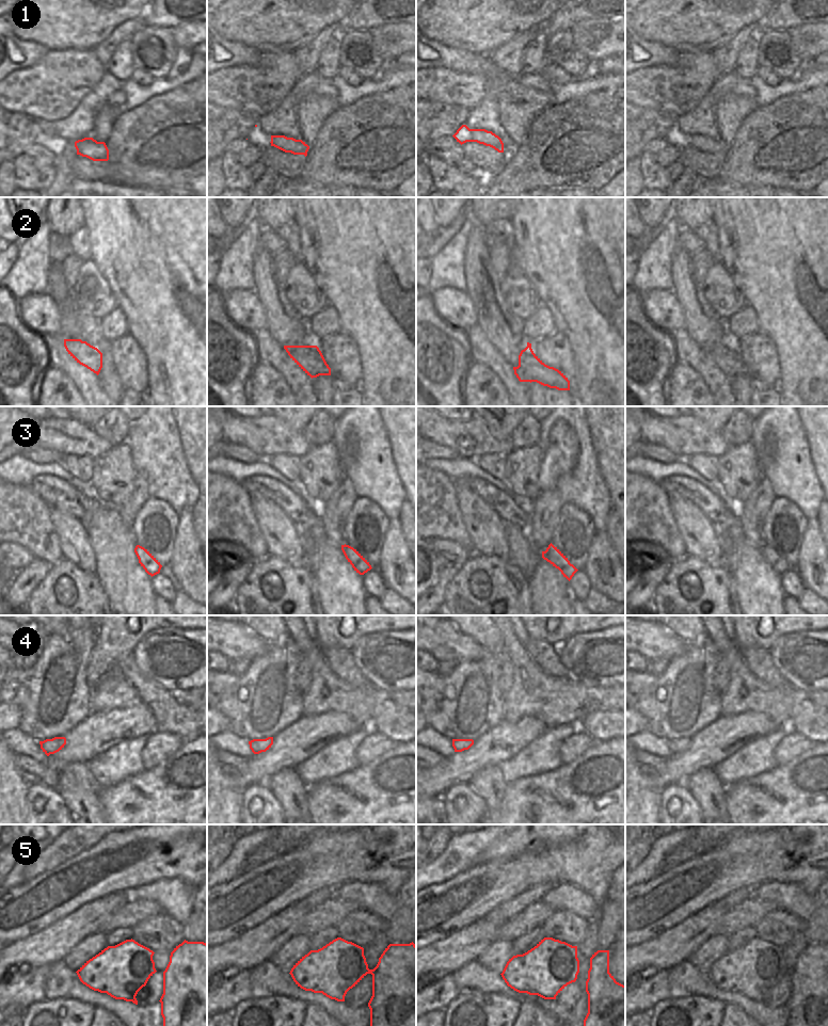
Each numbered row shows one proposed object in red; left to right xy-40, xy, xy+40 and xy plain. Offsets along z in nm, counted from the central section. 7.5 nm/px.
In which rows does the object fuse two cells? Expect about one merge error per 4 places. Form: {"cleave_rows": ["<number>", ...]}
{"cleave_rows": []}

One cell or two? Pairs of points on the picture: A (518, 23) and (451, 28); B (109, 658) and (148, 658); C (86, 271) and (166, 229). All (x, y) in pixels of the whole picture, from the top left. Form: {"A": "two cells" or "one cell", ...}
{"A": "one cell", "B": "two cells", "C": "two cells"}

